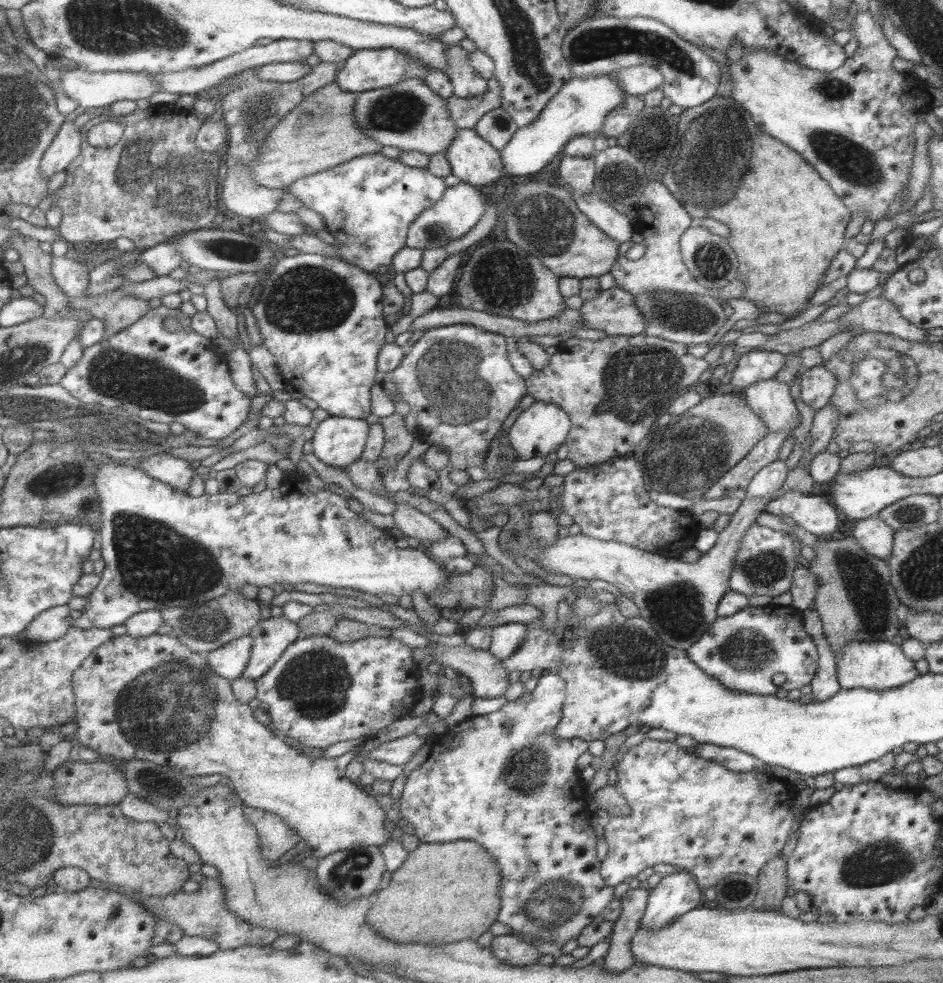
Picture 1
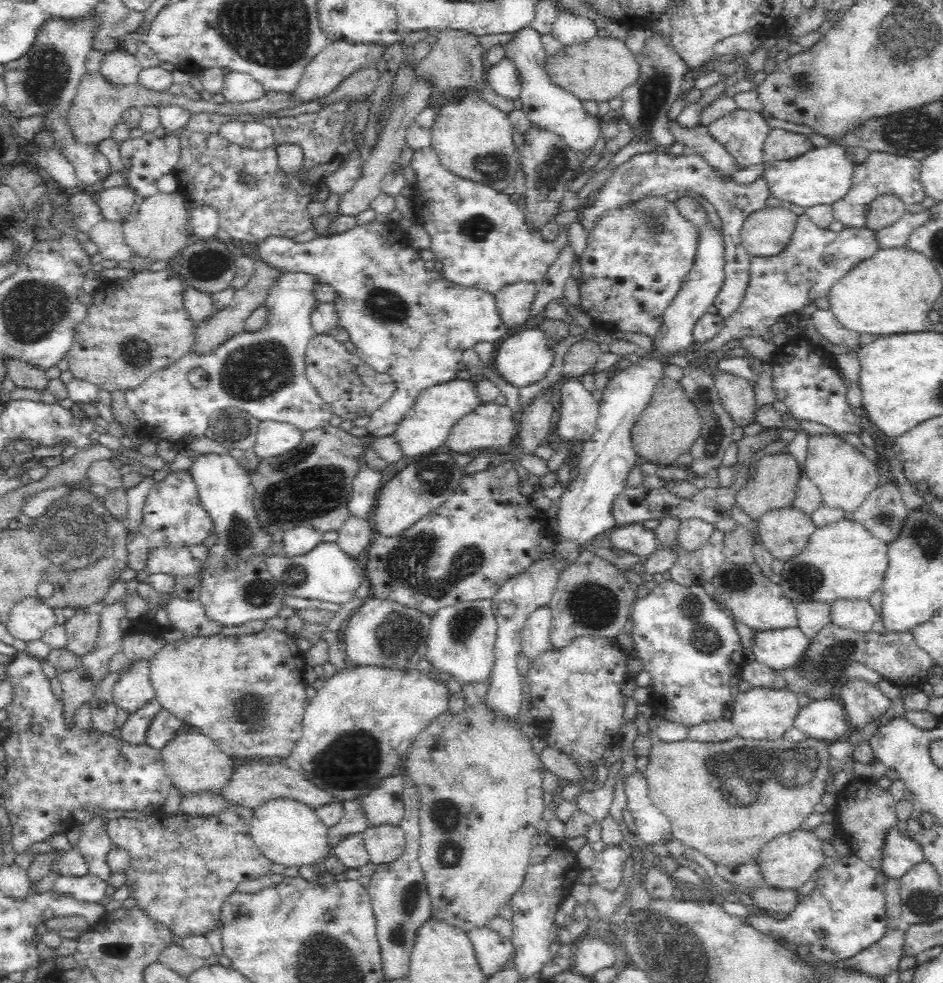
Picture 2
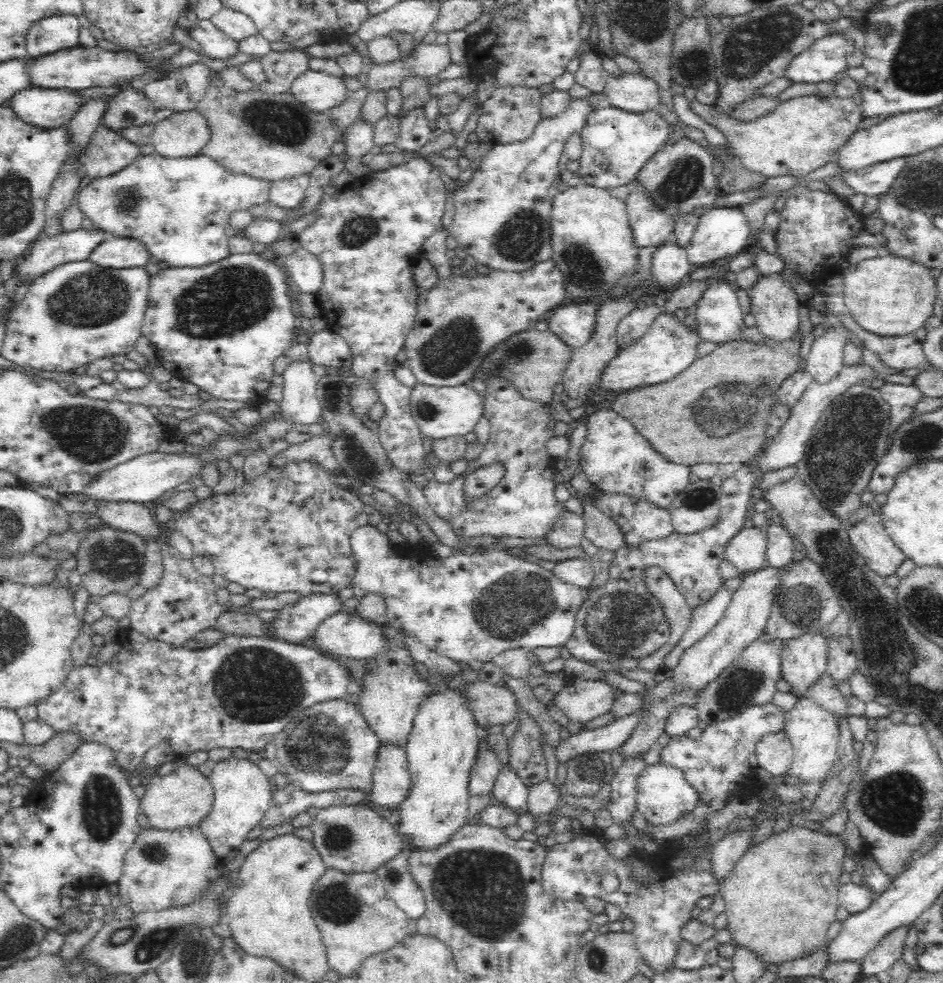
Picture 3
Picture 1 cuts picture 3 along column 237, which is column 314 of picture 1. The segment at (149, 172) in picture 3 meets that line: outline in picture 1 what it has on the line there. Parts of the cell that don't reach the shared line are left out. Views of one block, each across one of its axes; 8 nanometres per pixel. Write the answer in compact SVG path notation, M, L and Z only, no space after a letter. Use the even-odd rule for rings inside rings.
M382 152L353 158L335 168L301 178L287 188L302 200L305 207L323 217L325 235L337 246L342 259L377 275L392 266L397 254L408 247L408 233L413 222L416 222L416 218L425 210L437 205L437 202L444 198L447 189L445 180L433 174L428 168L407 166L400 159L389 158Z

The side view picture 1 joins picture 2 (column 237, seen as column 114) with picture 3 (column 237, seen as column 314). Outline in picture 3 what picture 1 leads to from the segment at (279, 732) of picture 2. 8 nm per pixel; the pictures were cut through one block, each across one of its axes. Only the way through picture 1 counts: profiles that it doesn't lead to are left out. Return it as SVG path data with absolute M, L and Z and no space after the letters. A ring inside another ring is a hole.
M232 757L215 763L209 776L214 789L214 806L205 820L199 825L206 835L214 853L224 862L230 862L240 855L240 846L246 841L249 832L258 826L270 809L274 786L272 779L266 776L253 761Z

